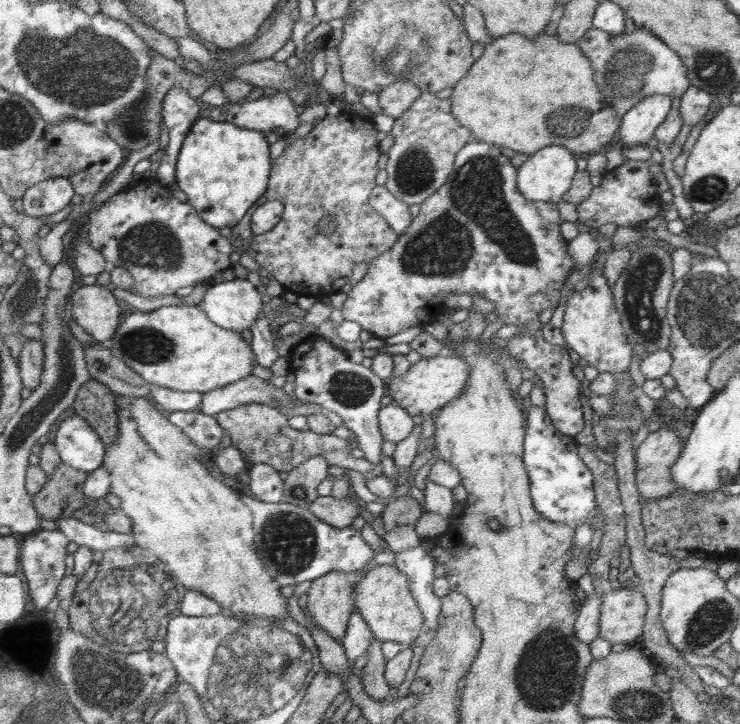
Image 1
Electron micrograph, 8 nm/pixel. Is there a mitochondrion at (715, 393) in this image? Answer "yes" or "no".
no

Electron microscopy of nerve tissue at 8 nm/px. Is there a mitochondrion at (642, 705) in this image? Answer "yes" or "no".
yes

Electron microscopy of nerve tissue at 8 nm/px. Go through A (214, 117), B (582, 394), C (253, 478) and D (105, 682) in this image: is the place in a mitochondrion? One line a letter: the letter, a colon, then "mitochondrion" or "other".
A: other
B: other
C: other
D: mitochondrion

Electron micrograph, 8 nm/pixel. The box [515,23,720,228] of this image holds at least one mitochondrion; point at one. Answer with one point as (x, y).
(631, 68)

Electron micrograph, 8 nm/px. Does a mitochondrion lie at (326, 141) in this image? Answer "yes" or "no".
no

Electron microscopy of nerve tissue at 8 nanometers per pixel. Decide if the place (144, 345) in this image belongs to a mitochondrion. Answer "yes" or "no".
yes

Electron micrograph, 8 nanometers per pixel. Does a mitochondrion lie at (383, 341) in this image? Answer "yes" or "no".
no

